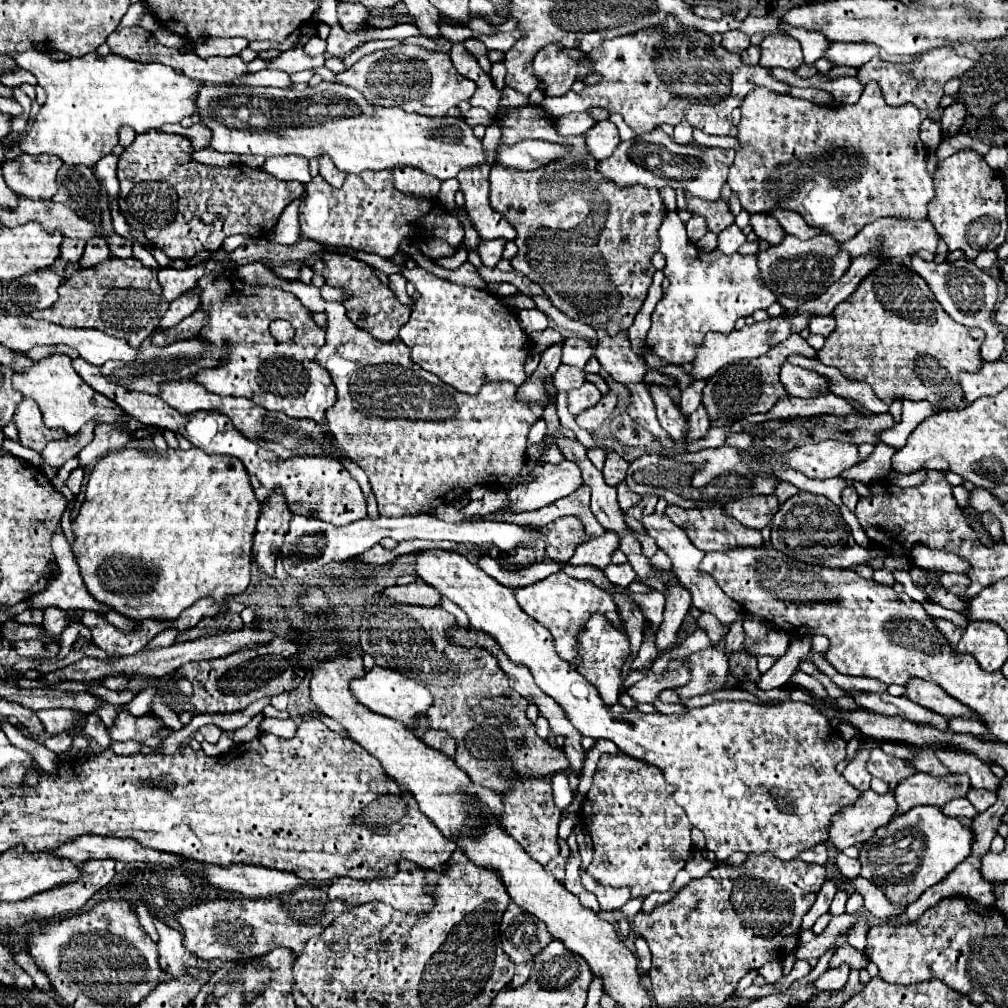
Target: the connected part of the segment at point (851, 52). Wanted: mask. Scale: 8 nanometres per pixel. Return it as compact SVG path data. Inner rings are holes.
M830 44L824 58L834 66L854 66L860 68L878 56L878 48L870 44Z

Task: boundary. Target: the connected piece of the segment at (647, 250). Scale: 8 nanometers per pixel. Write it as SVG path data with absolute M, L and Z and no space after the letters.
M524 106L518 110L508 110L498 114L502 118L502 142L516 144L524 138L542 138L550 142L570 144L572 152L580 156L578 162L556 162L536 172L518 172L504 166L492 166L490 170L490 206L492 210L504 214L504 218L516 228L516 246L518 254L510 258L510 264L516 272L524 274L546 292L548 300L572 320L580 320L588 326L606 326L610 334L630 328L634 316L638 314L652 276L656 272L650 258L660 248L658 228L666 216L666 206L660 198L660 192L644 186L618 188L610 180L602 178L594 170L596 158L586 150L584 136L562 138L556 134L552 116L538 106Z

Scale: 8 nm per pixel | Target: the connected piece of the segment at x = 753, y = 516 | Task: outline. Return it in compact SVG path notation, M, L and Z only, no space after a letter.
M774 494L770 496L754 496L754 498L740 498L738 502L728 502L724 506L724 514L736 518L740 524L750 528L764 528L770 524L772 516L778 510L778 500Z

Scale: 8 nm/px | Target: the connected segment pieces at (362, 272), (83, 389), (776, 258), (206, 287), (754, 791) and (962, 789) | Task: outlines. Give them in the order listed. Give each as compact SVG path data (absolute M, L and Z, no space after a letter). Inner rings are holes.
M348 254L310 256L306 260L306 264L310 264L316 274L326 276L330 286L344 290L346 300L342 304L346 306L346 314L348 314L350 322L354 322L358 328L366 330L368 334L372 334L374 338L378 338L382 342L392 342L394 338L398 338L398 328L408 322L410 308L406 304L398 302L394 292L380 282L380 278L376 276L378 270L374 266L360 262Z
M50 356L50 358L42 358L34 368L30 368L24 374L14 374L12 378L12 386L22 392L26 398L32 398L44 416L44 424L48 428L62 428L66 430L68 436L78 434L78 430L86 424L86 422L118 422L124 418L126 412L122 412L122 408L106 398L104 394L98 394L96 390L92 390L72 368L70 358L68 356Z
M828 234L814 236L806 242L786 236L778 246L770 246L764 252L758 252L758 268L764 284L776 294L784 310L796 310L800 304L818 298L826 292L850 266L850 256L838 248L838 242Z
M232 268L208 272L202 280L198 280L196 286L200 296L198 310L208 316L206 324L196 334L196 338L202 338L212 346L222 346L222 350L226 350L226 362L222 362L222 366L216 366L214 370L200 370L198 376L194 376L194 380L206 390L220 396L246 396L262 408L284 412L290 418L310 418L314 422L324 422L324 412L334 404L336 390L330 374L316 362L316 352L326 342L326 332L324 328L314 324L312 312L304 308L294 294L284 292L282 288L250 286L248 282L242 282L242 278L238 278L236 270ZM276 318L284 318L296 328L292 342L276 342L276 338L270 334L268 324Z
M440 548L418 550L414 554L414 570L426 584L438 588L446 598L456 602L468 614L470 624L476 630L490 634L514 664L526 666L538 688L564 708L566 716L582 736L612 740L624 754L658 766L664 772L666 782L676 786L676 804L686 810L690 824L704 832L706 850L714 852L720 862L728 860L738 850L748 854L774 854L776 858L792 860L798 852L818 842L826 842L832 814L860 796L860 790L850 786L844 776L836 772L836 764L846 758L844 738L840 738L840 732L830 726L824 714L814 710L812 704L782 702L778 706L766 706L754 702L714 702L676 716L644 714L640 710L628 710L622 704L606 706L602 698L598 698L598 690L594 690L582 674L556 654L550 632L518 606L514 592L490 578L464 554Z
M918 772L908 780L902 780L894 788L894 798L898 804L896 814L904 814L914 806L930 804L930 806L944 806L952 798L966 796L970 790L970 780L966 776L946 776L946 778L934 778L930 774Z

